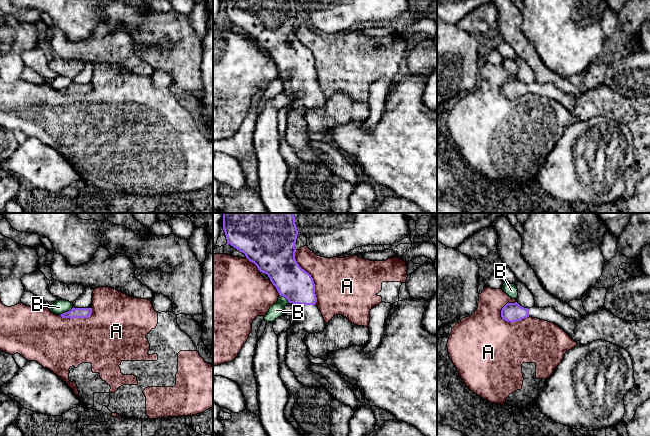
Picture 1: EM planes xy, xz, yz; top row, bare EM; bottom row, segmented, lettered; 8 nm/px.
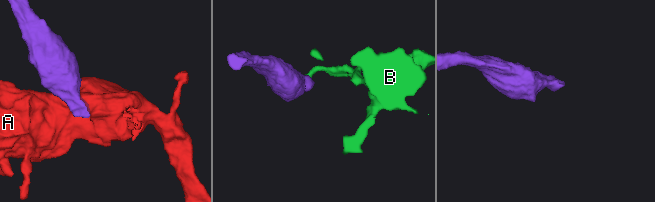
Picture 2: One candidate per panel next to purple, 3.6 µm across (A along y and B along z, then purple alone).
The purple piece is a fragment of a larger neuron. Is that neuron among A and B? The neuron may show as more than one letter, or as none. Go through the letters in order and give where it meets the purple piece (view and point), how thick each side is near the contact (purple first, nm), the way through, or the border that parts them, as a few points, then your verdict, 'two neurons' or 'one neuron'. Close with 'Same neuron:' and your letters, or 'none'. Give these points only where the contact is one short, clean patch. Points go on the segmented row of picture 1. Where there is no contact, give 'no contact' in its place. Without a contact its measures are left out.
A: xz (310, 276) | 280/420 nm | two neurons
B: xy (66, 312) | 80/110 nm | along xy (73, 307), (60, 315) | two neurons
Same neuron: none

